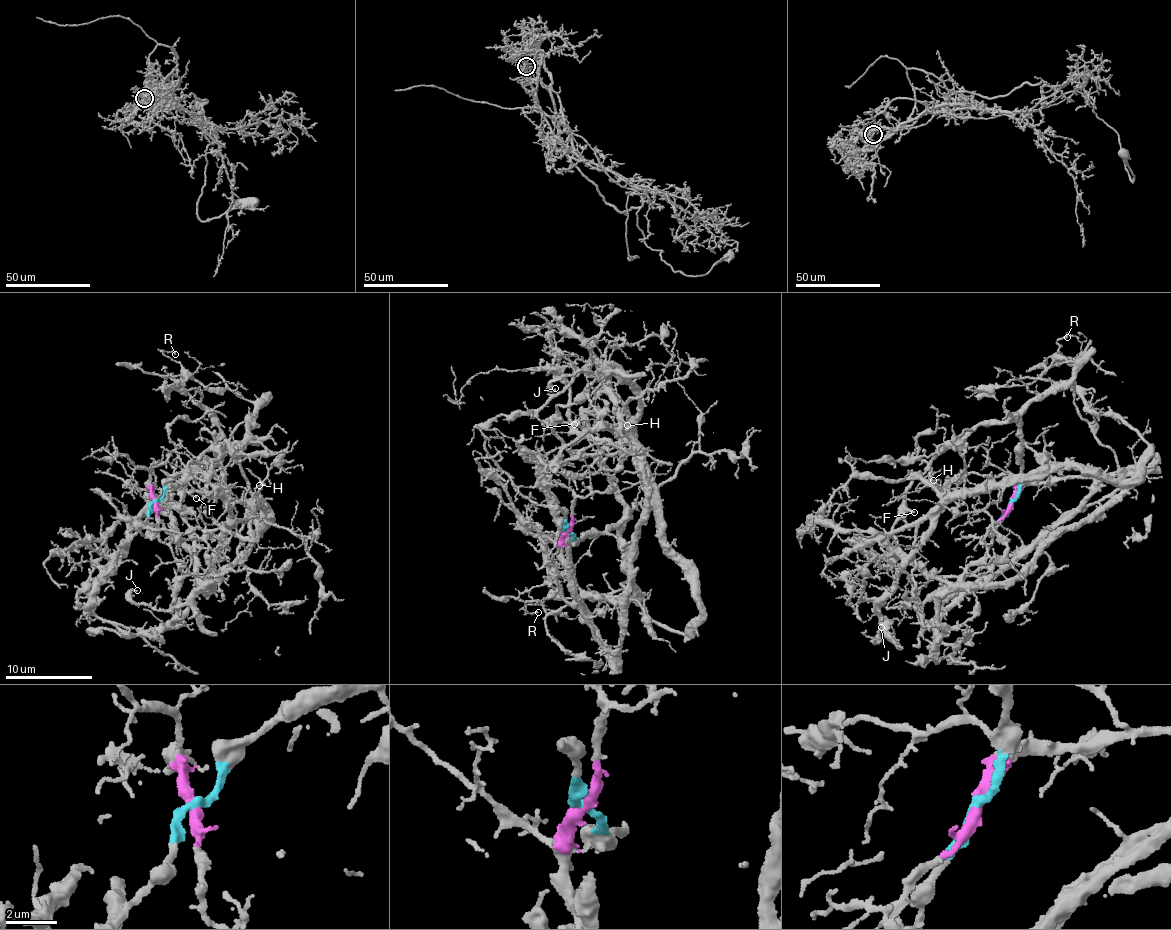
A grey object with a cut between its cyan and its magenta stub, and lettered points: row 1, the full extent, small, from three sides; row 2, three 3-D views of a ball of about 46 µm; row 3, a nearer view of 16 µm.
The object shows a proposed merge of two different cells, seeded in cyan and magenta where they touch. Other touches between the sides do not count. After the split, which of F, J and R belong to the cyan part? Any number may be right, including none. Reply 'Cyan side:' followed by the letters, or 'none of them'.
Cyan side: F, R

